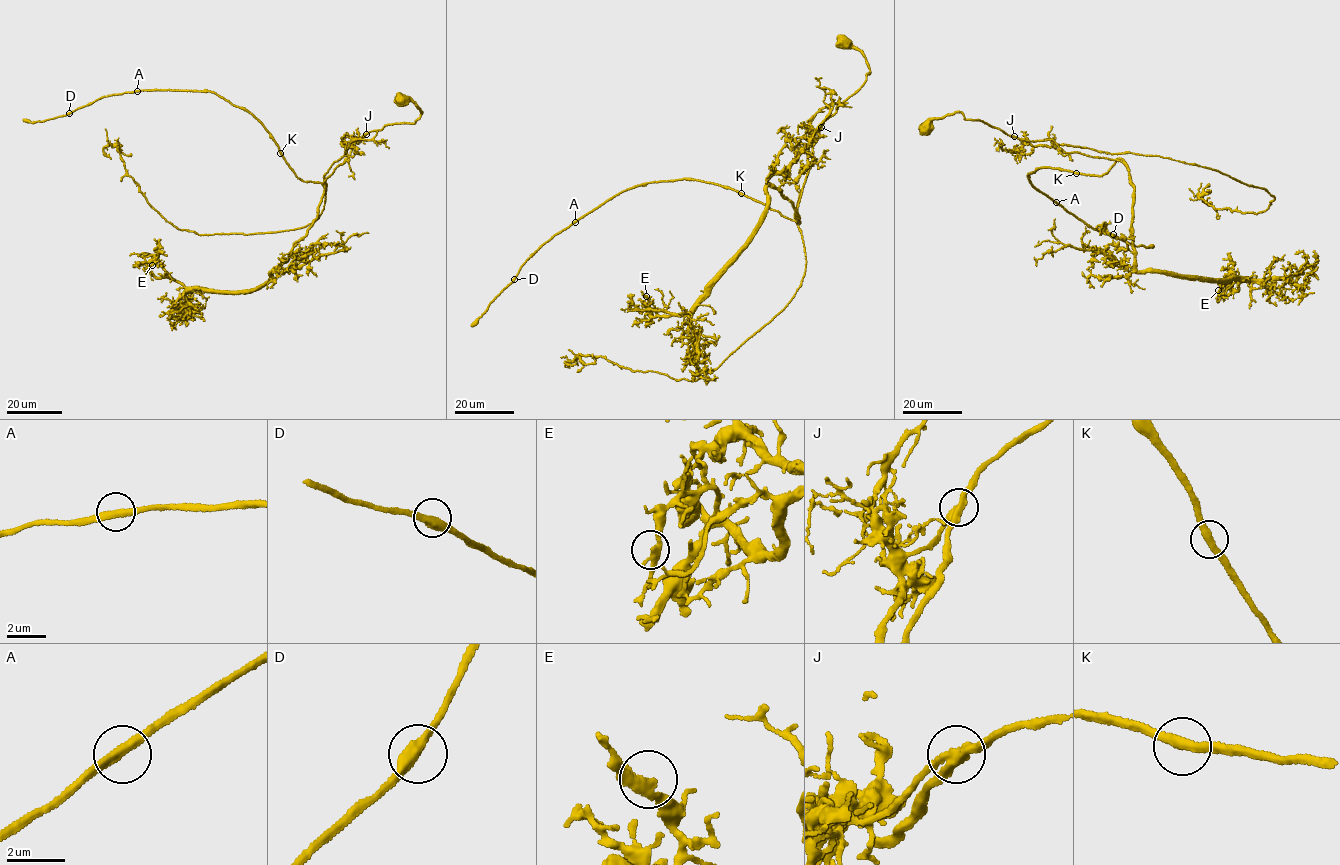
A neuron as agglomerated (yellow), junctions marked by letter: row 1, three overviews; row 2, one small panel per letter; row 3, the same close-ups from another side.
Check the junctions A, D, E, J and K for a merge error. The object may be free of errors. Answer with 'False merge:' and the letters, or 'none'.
False merge: J

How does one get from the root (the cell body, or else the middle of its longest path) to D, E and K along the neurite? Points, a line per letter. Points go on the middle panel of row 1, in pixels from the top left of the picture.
D: (845, 42), (859, 50), (869, 74), (819, 131), (798, 223), (712, 183), (644, 183), (556, 234), (514, 279)
E: (845, 42), (869, 74), (819, 131), (800, 221), (767, 186), (751, 242), (687, 313), (641, 311), (646, 296)
K: (845, 42), (859, 50), (869, 74), (819, 131), (796, 213), (798, 223), (741, 193)

